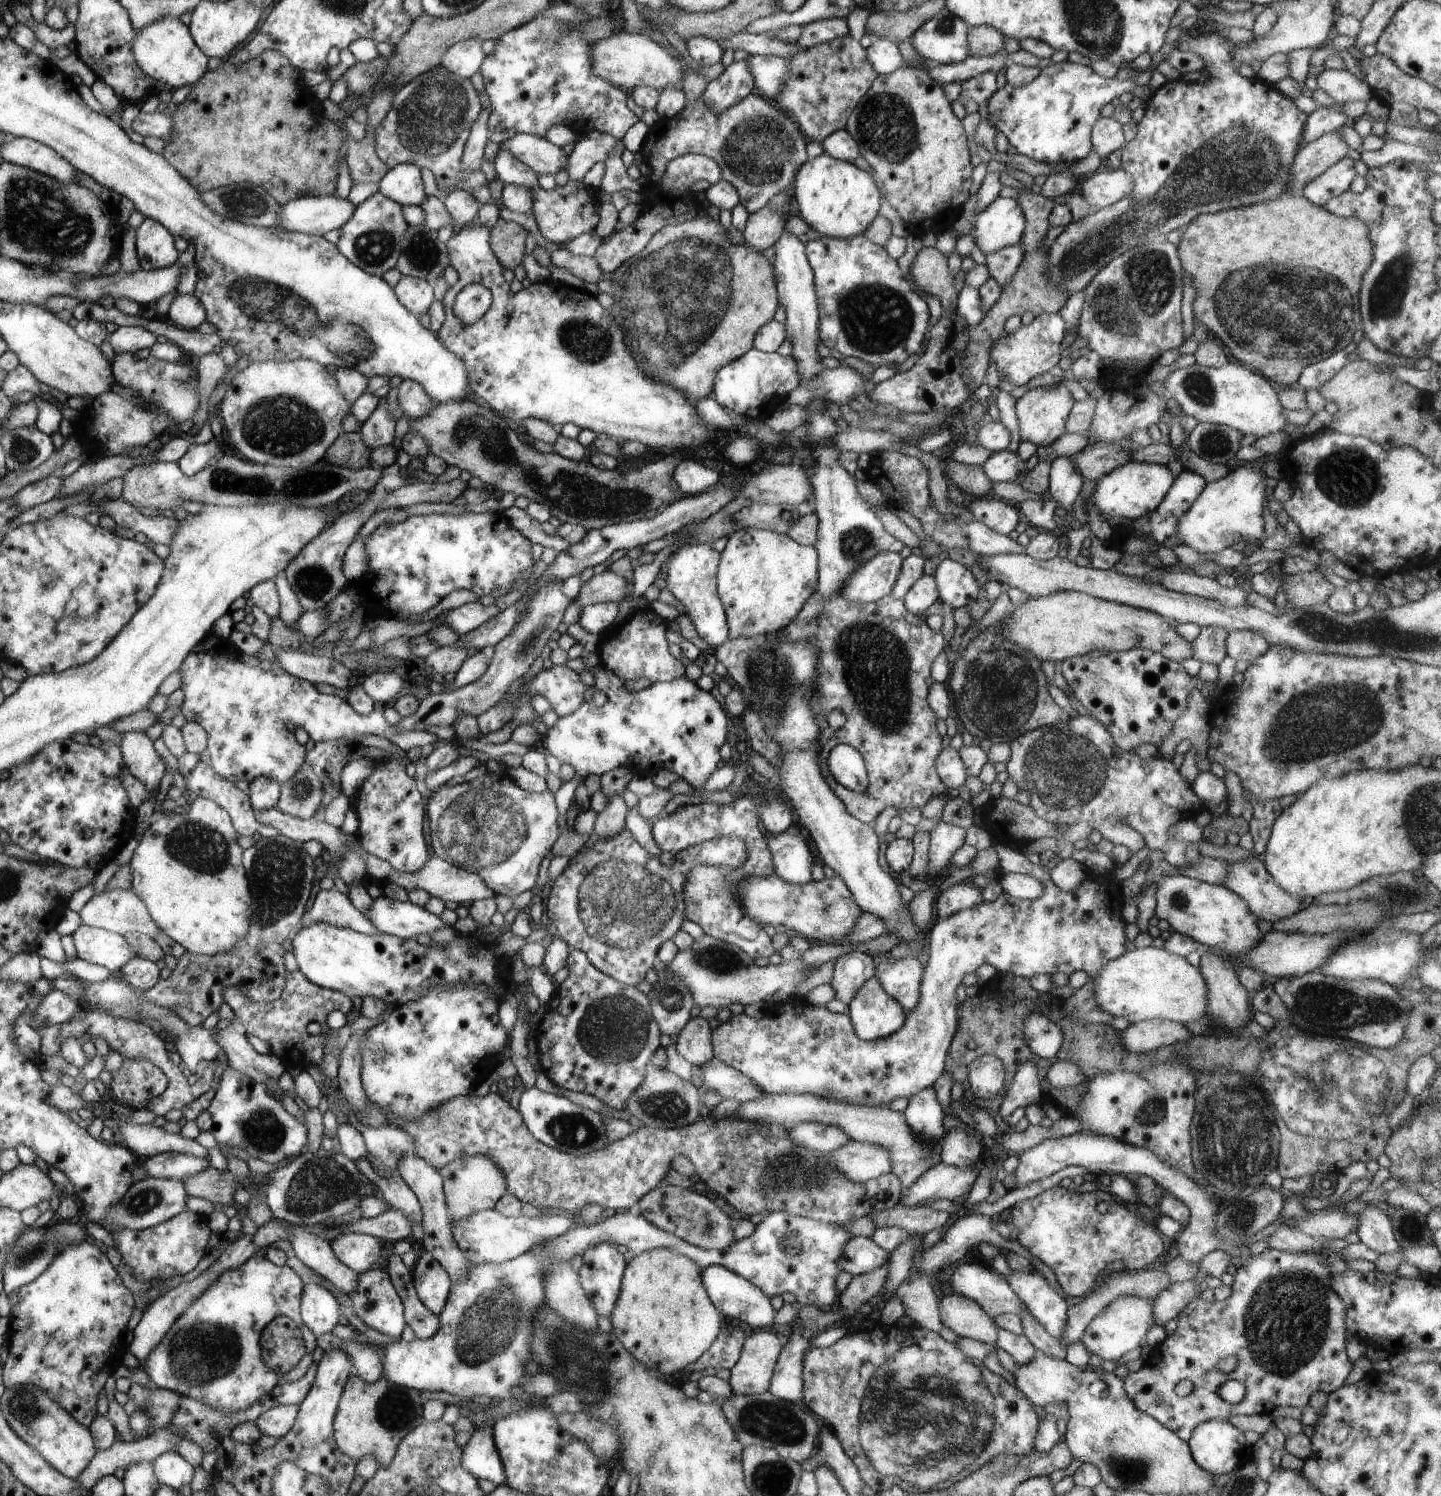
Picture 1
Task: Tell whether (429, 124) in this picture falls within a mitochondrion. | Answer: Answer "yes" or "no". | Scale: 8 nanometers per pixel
yes

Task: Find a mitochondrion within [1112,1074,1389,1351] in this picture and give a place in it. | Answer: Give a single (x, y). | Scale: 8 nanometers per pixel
(1235, 1141)

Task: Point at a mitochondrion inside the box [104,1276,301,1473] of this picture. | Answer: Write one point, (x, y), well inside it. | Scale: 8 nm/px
(204, 1352)

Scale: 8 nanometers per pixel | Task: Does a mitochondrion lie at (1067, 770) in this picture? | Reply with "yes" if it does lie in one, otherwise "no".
yes

